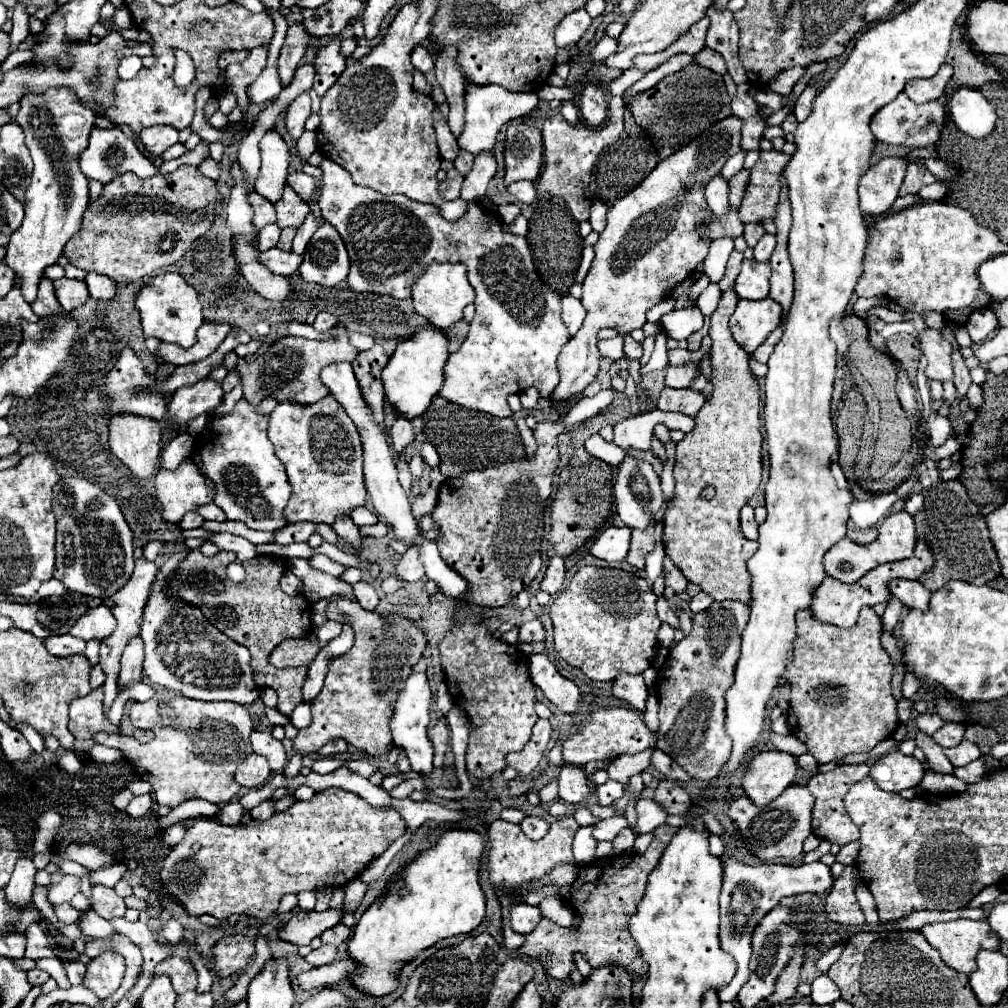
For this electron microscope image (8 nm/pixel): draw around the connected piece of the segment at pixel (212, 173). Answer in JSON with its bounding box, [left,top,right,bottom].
[198,158,220,180]

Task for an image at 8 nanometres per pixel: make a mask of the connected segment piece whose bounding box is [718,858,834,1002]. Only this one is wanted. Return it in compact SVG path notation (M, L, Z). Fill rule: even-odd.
M734 858L724 860L724 884L720 894L720 942L722 950L732 954L738 962L736 978L720 990L718 998L720 1002L734 1002L740 986L748 980L748 960L752 954L752 930L756 928L756 922L768 914L782 898L804 894L804 892L828 892L834 886L834 876L830 872L830 866L822 862L810 862L802 866L782 866L782 864L760 864L760 866L748 866L744 862L738 862Z

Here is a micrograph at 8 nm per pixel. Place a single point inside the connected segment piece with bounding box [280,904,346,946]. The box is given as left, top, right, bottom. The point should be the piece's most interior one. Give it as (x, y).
(303, 926)

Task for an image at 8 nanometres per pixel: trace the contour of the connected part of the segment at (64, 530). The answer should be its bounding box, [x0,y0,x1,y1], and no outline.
[52,476,134,598]

